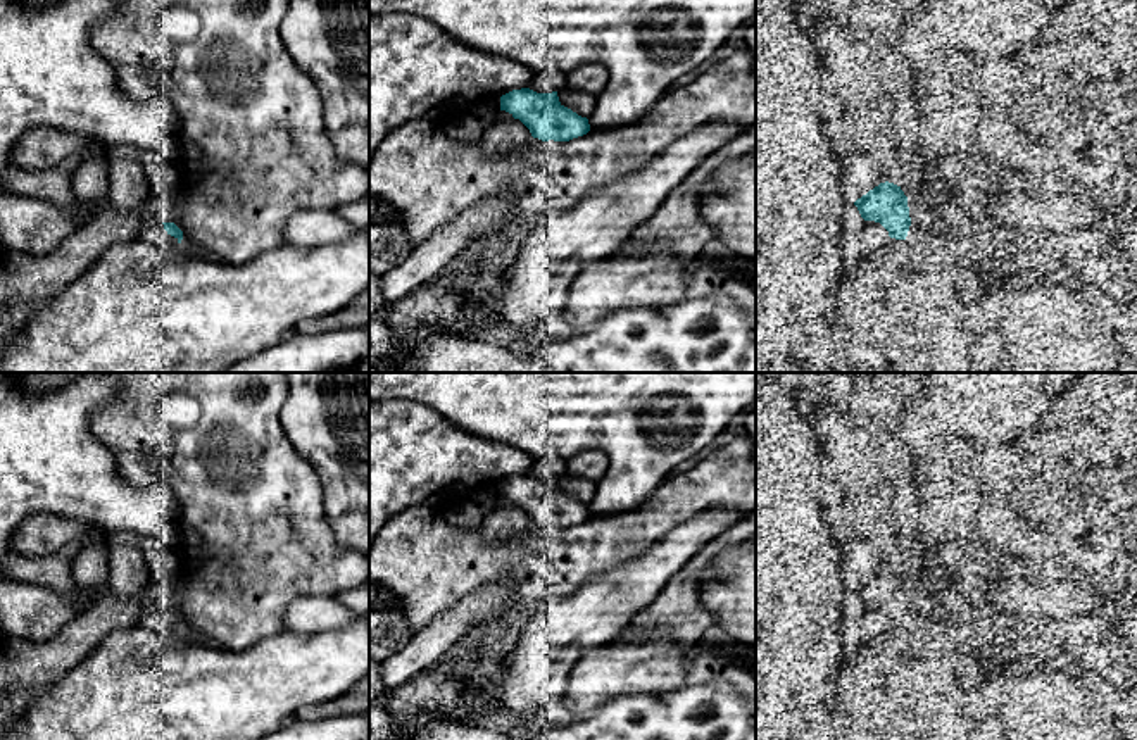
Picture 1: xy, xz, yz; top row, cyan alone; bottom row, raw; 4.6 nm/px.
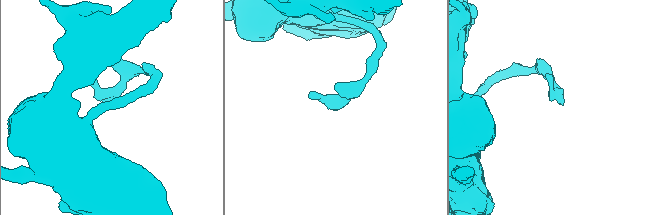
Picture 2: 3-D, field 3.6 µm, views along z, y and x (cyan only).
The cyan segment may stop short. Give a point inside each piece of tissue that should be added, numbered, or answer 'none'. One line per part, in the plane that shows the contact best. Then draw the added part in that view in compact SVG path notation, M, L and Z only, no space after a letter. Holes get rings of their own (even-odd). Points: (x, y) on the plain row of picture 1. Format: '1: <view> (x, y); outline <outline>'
1: xy (152, 616); outline M145 604L141 614L138 616L138 623L145 628L159 631L160 635L169 635L178 631L178 624L171 623L166 616L162 607L157 604Z

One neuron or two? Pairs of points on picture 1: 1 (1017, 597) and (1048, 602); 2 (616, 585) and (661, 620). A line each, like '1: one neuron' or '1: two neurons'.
1: one neuron
2: two neurons

